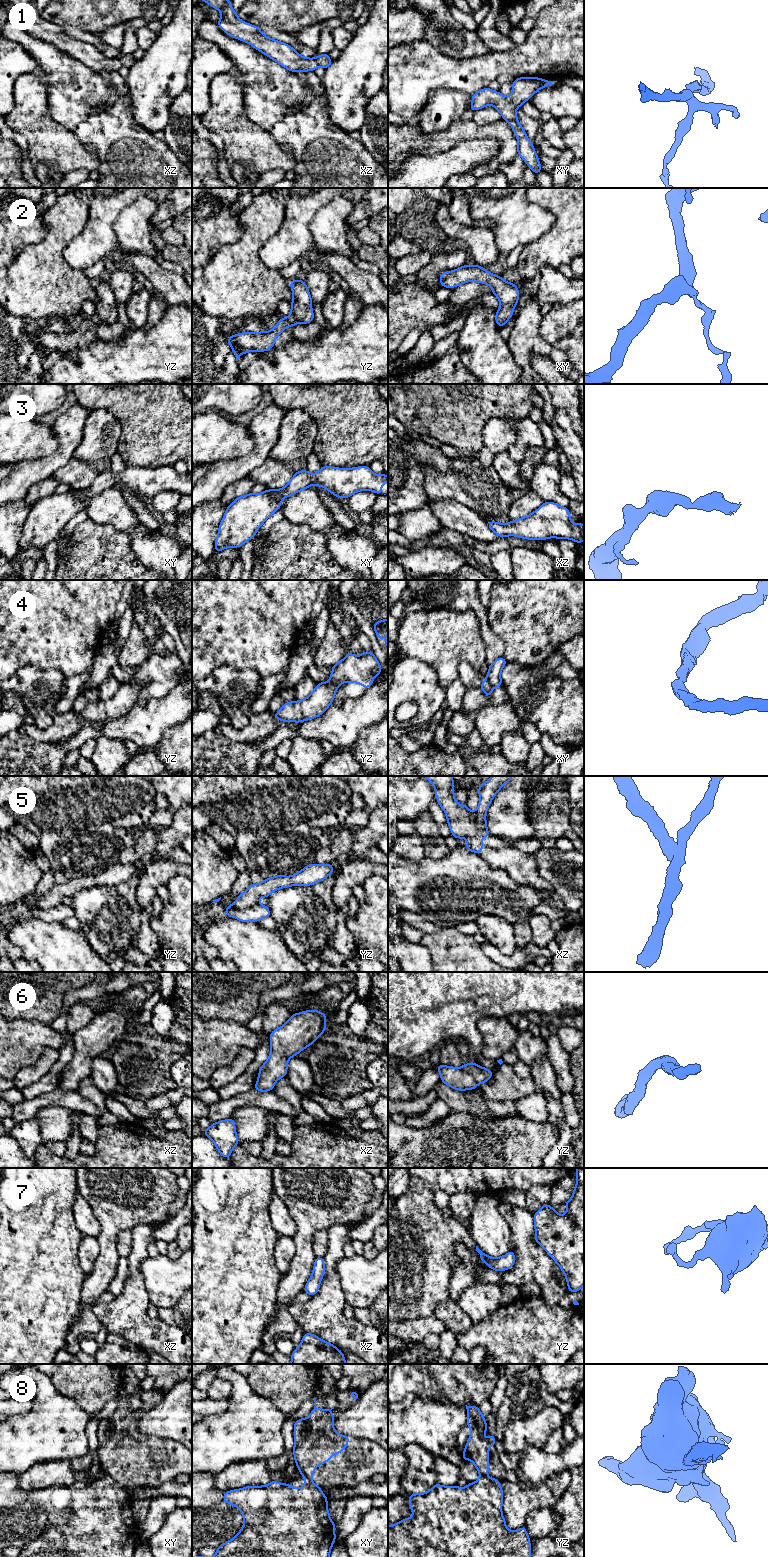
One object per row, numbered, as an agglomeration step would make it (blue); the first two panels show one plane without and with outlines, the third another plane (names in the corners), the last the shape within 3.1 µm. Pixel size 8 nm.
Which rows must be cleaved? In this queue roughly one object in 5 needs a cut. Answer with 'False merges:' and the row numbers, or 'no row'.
False merges: 4, 5, 8

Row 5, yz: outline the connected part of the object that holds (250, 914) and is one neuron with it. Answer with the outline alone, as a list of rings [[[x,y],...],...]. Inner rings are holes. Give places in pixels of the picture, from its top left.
[[[257,904],[253,907],[247,907],[244,909],[227,910],[225,916],[231,916],[242,922],[258,922],[260,919],[270,917],[270,910],[268,906]]]

